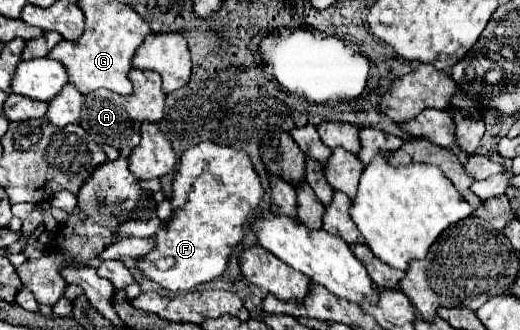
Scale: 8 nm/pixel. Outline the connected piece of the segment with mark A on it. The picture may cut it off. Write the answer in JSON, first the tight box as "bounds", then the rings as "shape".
{"bounds":[79,69,165,151],"shape":[[[133,69],[129,71],[129,81],[133,83],[133,93],[123,97],[113,91],[91,91],[85,95],[85,103],[81,109],[79,125],[89,131],[89,135],[99,145],[111,145],[119,151],[133,149],[141,139],[141,123],[145,121],[161,121],[161,111],[165,107],[165,93],[161,89],[161,77],[153,71],[141,71]]]}

